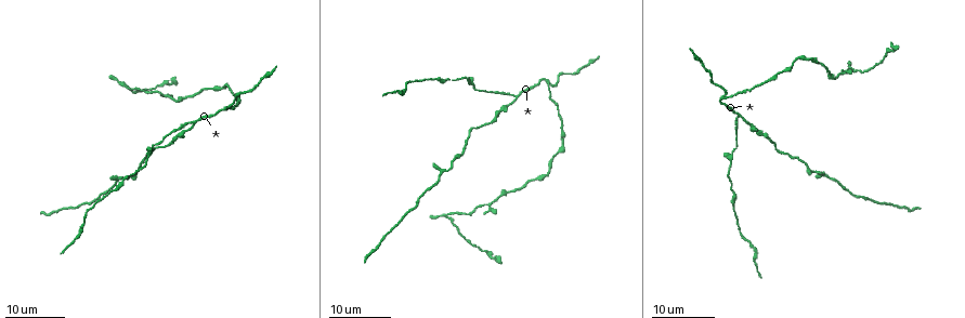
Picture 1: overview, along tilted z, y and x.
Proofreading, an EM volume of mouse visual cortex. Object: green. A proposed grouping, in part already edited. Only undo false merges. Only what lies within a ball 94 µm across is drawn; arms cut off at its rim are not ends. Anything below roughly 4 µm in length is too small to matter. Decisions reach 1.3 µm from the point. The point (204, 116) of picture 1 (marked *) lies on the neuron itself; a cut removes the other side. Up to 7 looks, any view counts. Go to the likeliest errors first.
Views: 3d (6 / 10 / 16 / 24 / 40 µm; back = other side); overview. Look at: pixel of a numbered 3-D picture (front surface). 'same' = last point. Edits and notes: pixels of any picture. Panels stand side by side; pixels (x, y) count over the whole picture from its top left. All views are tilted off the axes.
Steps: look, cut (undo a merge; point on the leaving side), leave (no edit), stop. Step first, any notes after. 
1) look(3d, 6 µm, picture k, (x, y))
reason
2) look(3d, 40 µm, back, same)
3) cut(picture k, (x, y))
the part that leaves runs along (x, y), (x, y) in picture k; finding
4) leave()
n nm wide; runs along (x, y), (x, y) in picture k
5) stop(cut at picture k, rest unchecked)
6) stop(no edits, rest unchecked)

look(3d, 24 µm, picture 1, (516, 98))
two arms in line, one across

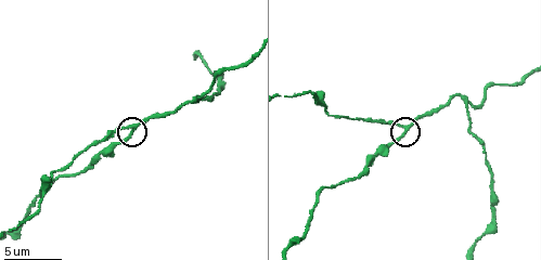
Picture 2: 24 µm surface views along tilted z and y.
look(3d, 6 µm, picture 2, (405, 132))

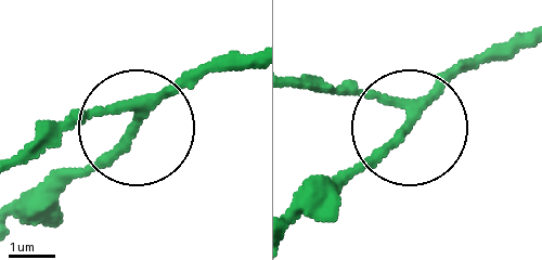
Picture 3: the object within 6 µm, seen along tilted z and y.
leave()
runs along (213, 59), (136, 122), (98, 109), (43, 118) in picture 3; one neuron here

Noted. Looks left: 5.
look(3d, 6 µm, picture 2, (471, 105))
branch point

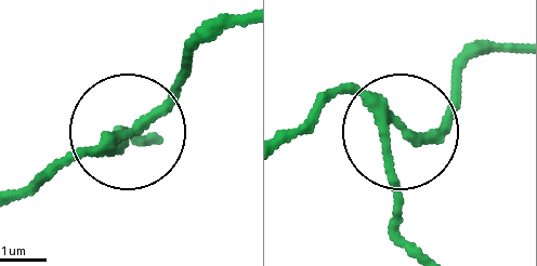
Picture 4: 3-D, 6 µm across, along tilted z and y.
leave()
runs along (286, 140), (354, 89), (423, 131), (442, 123), (453, 100) in picture 4; continuous, no second neuron

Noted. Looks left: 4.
look(3d, 24 µm, picture 1, (159, 94))
a narrow waist

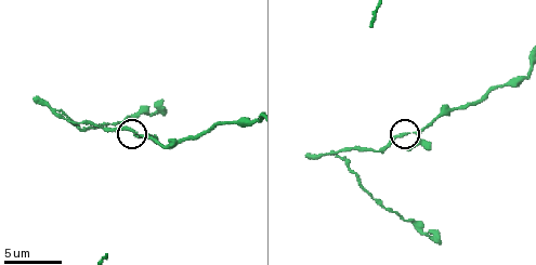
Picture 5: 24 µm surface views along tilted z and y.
look(3d, 6 µm, picture 5, (407, 132))

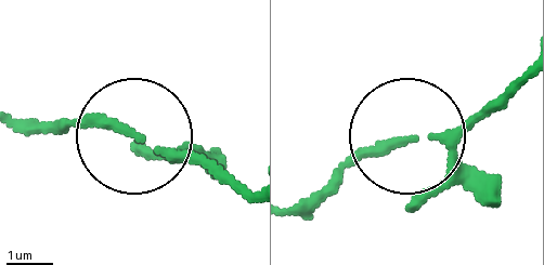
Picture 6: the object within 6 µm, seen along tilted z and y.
leave()
runs along (248, 185), (118, 129), (39, 123) in picture 6; all the same neuron

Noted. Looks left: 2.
stop(no edits, rest unchecked)

